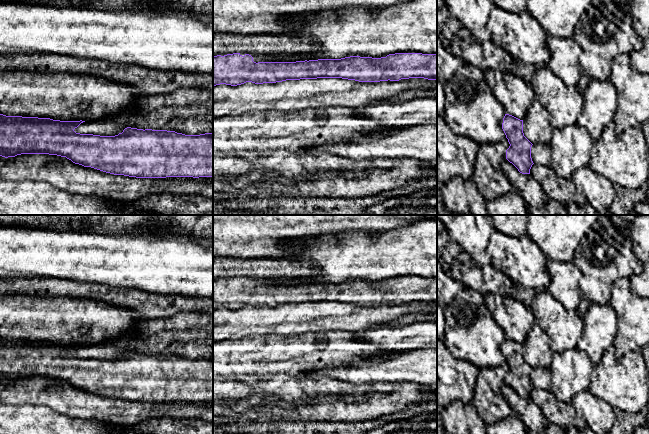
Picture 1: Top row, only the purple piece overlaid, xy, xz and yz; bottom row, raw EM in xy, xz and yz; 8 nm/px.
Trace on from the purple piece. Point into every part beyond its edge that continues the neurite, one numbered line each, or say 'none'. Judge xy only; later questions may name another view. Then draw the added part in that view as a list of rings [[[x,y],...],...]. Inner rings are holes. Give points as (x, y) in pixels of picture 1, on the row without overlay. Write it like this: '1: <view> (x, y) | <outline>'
none

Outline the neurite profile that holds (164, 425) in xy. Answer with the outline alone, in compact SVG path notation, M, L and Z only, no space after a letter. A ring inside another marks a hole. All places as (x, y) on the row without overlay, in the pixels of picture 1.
M163 417L148 419L134 427L119 427L117 430L129 434L213 434L213 424Z

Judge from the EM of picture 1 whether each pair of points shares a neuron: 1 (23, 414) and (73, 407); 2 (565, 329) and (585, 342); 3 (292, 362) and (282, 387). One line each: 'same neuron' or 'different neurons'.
1: different neurons
2: different neurons
3: different neurons

